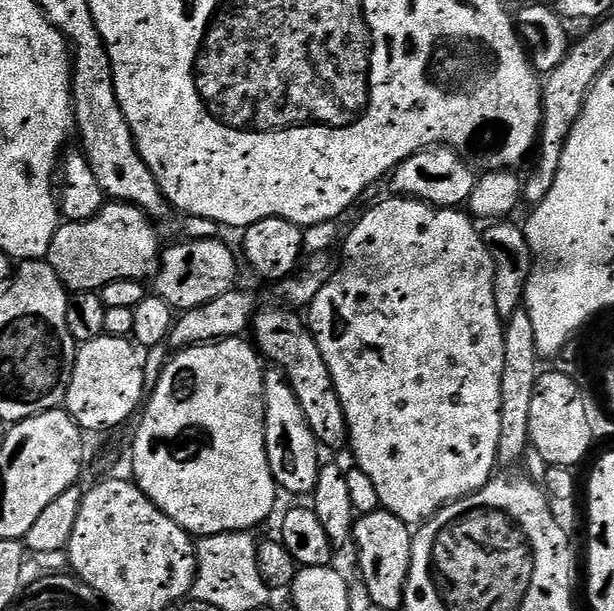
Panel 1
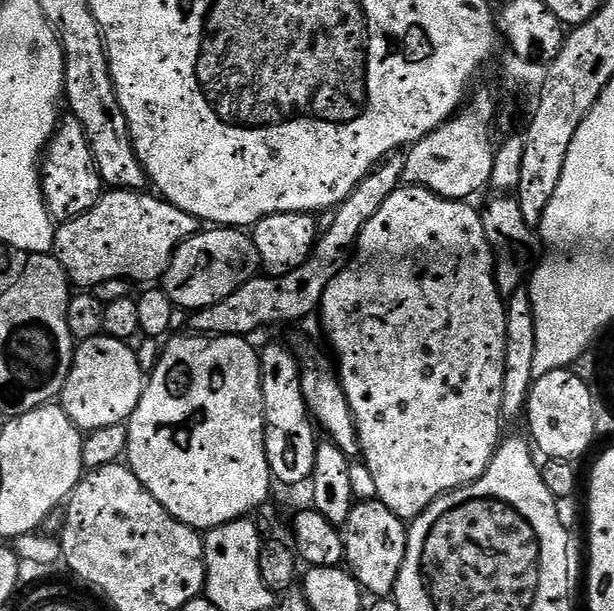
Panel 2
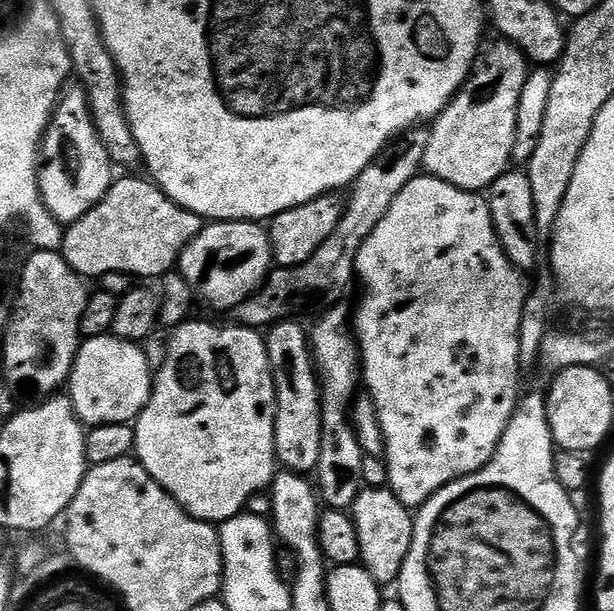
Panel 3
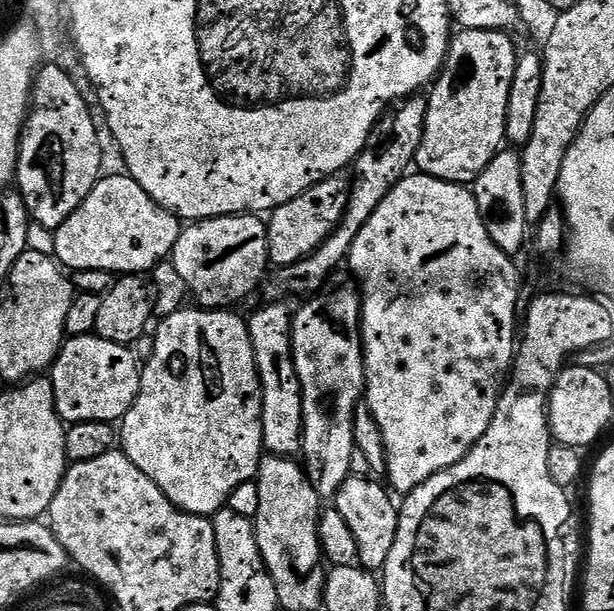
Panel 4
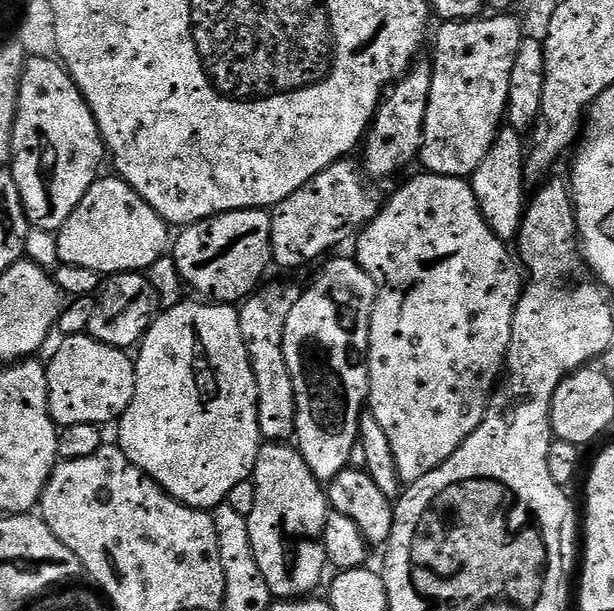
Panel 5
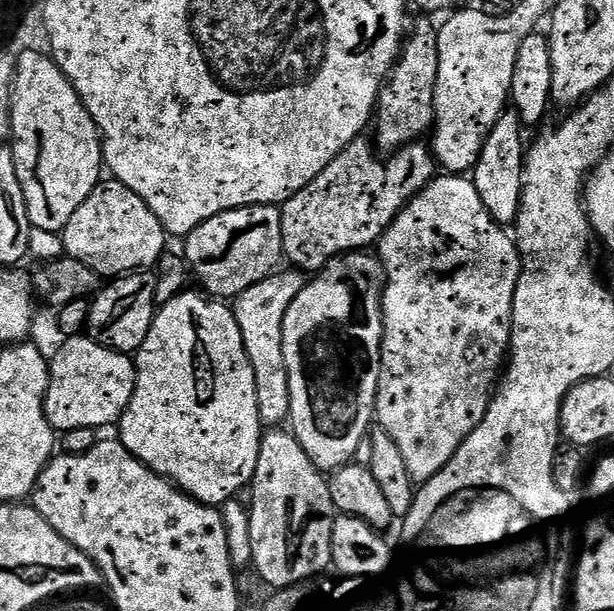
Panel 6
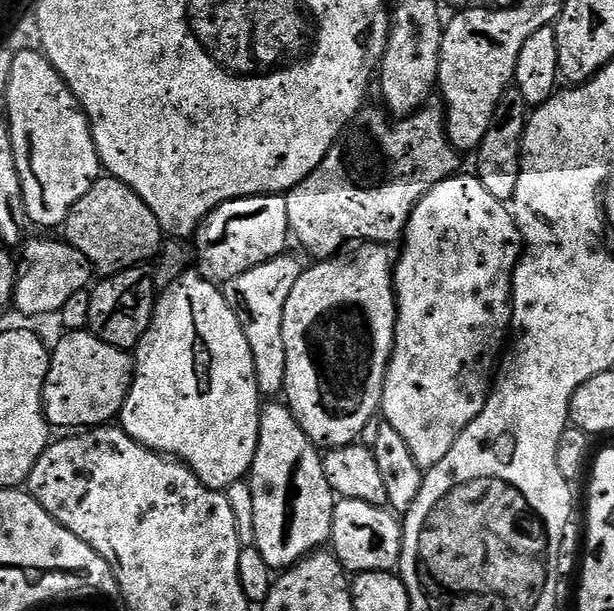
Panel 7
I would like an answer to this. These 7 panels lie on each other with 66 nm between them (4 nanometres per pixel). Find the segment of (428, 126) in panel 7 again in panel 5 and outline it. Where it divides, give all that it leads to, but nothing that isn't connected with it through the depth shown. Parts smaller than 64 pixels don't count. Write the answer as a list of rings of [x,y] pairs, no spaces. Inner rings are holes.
[[[352,158],[335,160],[326,170],[322,170],[310,182],[306,182],[306,186],[294,190],[294,194],[290,194],[290,198],[277,204],[270,212],[273,261],[284,268],[300,268],[303,264],[318,259],[319,256],[327,257],[329,255],[327,252],[331,248],[338,247],[351,232],[359,233],[376,217],[378,211],[376,196],[368,189],[367,183],[369,184],[369,181],[366,179],[365,173],[358,167],[357,161],[355,164]]]

